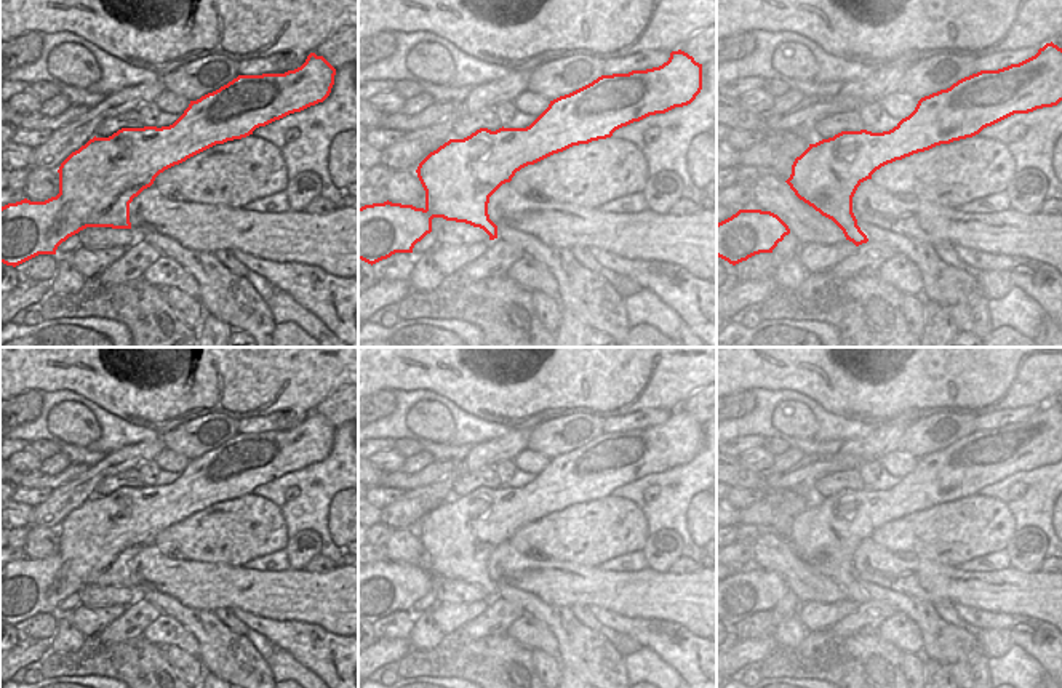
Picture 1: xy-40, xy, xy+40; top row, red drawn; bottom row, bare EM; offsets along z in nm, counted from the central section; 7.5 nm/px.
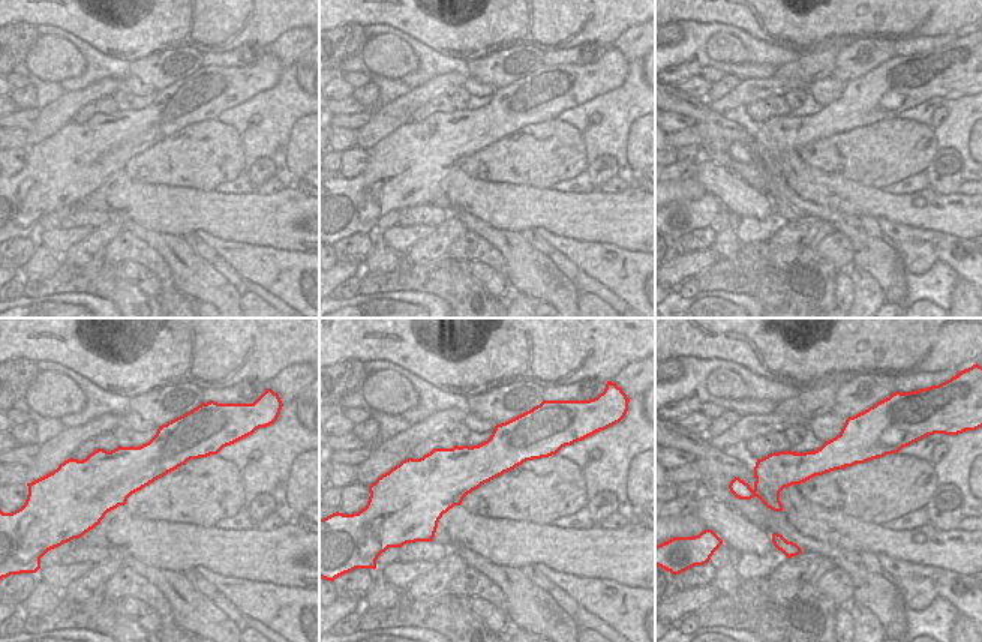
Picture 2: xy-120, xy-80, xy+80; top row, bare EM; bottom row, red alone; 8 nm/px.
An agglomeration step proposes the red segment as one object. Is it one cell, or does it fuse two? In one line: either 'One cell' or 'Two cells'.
One cell.

